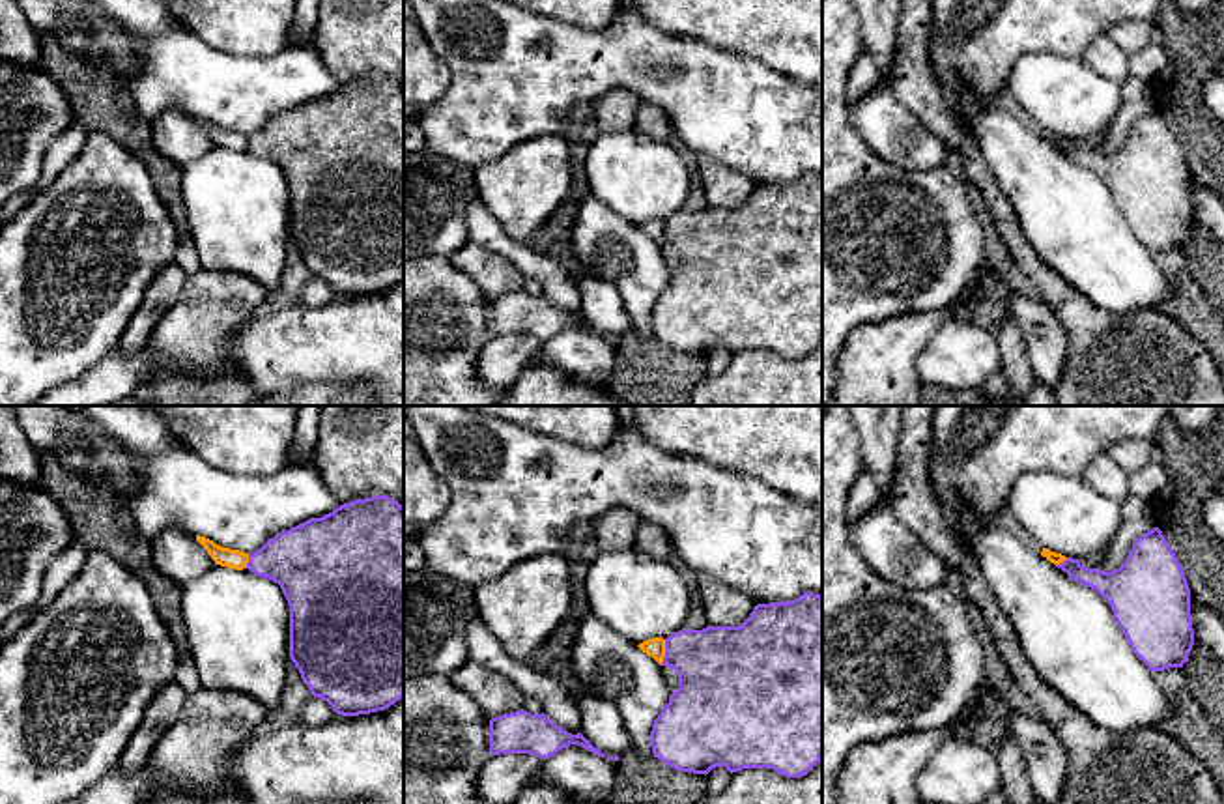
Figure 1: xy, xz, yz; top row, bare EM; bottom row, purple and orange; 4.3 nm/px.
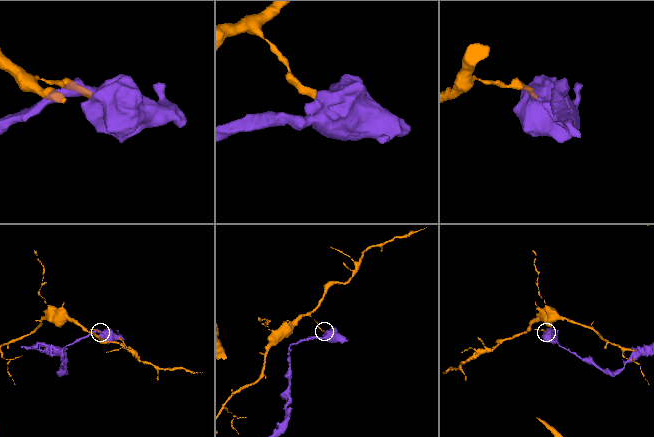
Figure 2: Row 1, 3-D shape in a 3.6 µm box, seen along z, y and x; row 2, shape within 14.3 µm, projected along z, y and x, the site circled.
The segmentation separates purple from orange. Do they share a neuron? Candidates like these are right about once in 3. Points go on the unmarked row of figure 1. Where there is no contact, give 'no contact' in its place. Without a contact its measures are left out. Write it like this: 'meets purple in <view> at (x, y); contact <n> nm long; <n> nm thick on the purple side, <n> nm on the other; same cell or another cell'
meets purple in xz at (666, 234); contact 110 nm long; 380 nm thick on the purple side, 90 nm on the other; another cell

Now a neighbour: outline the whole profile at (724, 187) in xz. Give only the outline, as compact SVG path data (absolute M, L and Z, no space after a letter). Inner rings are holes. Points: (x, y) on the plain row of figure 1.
M697 157L697 168L703 178L703 191L710 208L740 208L757 187L751 178L731 170L712 157Z

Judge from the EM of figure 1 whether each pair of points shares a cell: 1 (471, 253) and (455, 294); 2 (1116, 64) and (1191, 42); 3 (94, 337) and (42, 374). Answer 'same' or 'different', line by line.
1: different
2: different
3: same

